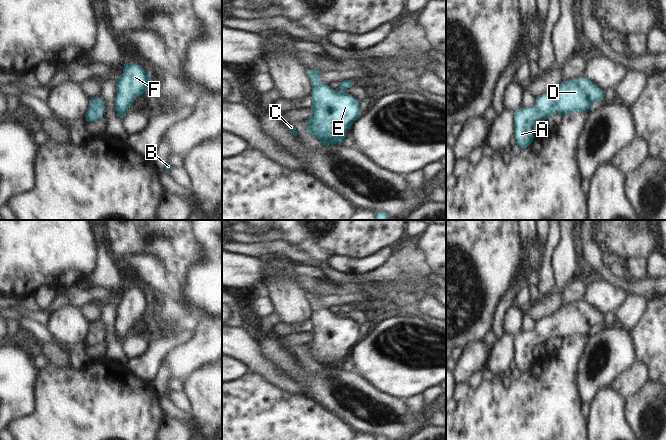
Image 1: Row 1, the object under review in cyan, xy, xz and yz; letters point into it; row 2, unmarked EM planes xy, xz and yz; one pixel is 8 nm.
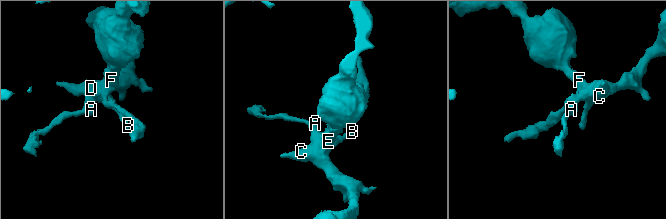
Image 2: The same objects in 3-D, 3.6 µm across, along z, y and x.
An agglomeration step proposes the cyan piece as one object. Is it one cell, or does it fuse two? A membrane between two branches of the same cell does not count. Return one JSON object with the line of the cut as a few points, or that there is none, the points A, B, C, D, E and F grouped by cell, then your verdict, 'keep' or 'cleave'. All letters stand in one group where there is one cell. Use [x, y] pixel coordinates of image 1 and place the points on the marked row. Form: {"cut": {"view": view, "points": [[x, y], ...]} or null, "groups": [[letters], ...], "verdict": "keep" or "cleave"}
{"cut": null, "groups": [["A", "B", "C", "D", "E", "F"]], "verdict": "keep"}

